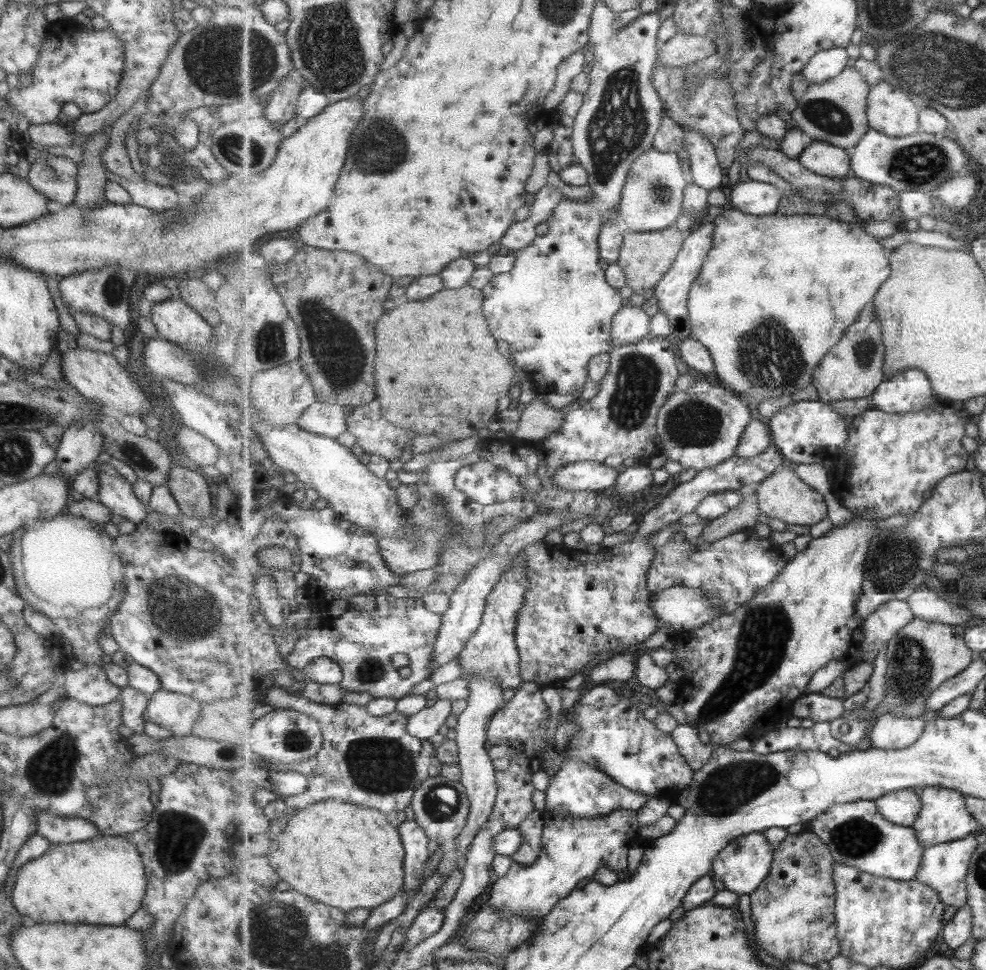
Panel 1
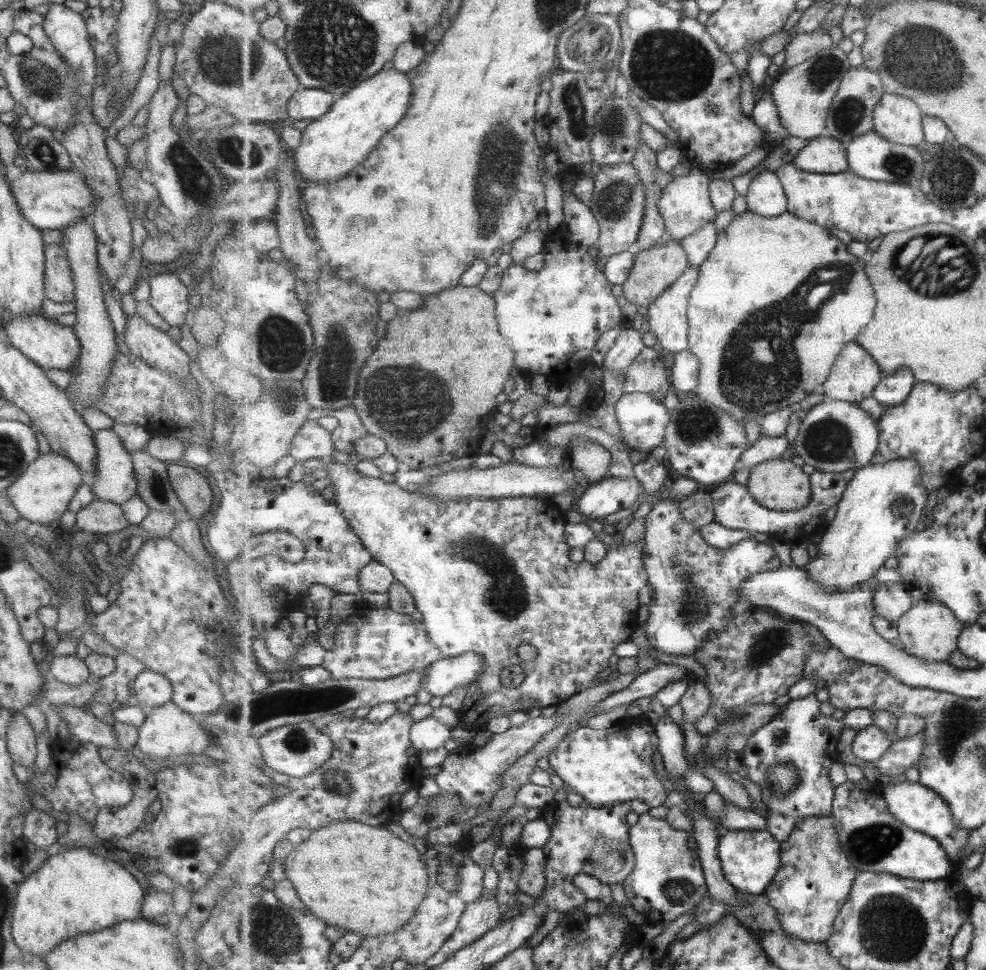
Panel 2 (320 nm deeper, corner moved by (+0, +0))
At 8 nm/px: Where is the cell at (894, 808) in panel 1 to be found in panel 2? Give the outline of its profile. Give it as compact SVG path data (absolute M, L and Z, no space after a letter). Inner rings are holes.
M905 781L895 785L885 785L885 798L892 813L902 820L913 830L921 831L933 838L936 838L948 851L953 861L959 861L962 850L968 843L970 831L961 830L956 823L949 803L937 791L923 786L920 782Z

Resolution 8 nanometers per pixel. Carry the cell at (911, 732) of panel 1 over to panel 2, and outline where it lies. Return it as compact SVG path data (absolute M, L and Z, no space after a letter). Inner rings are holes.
M873 724L856 734L852 742L852 754L861 760L876 763L897 740L896 734L887 734Z

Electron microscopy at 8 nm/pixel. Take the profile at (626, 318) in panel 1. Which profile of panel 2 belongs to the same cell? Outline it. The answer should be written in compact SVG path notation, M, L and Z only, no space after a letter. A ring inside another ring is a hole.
M628 325L619 335L613 348L605 355L605 360L601 367L604 372L612 370L618 374L625 374L640 357L641 351L645 350L645 347L643 334Z

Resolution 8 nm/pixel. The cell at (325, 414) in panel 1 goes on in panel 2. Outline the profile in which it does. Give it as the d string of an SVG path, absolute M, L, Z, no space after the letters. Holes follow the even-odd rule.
M309 420L291 443L290 455L301 464L311 459L327 460L335 449L332 432L319 426L317 420Z

